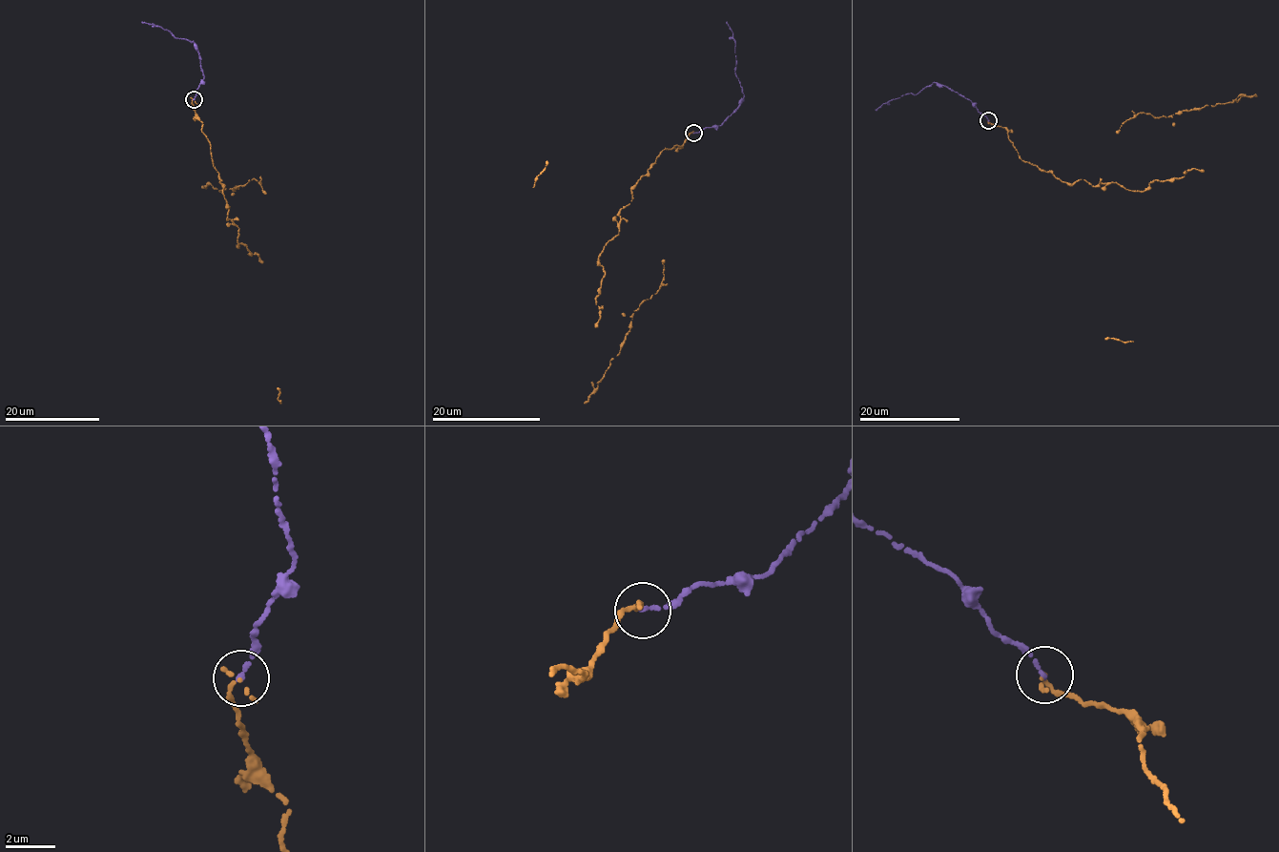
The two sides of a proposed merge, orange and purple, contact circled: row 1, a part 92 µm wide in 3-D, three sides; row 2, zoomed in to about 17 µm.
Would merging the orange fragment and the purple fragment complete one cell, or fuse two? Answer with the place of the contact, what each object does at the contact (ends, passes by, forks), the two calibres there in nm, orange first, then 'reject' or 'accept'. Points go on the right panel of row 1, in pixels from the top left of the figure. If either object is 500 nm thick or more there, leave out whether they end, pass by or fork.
(988, 120) | orange ends | purple ends | 220/200 nm | accept

